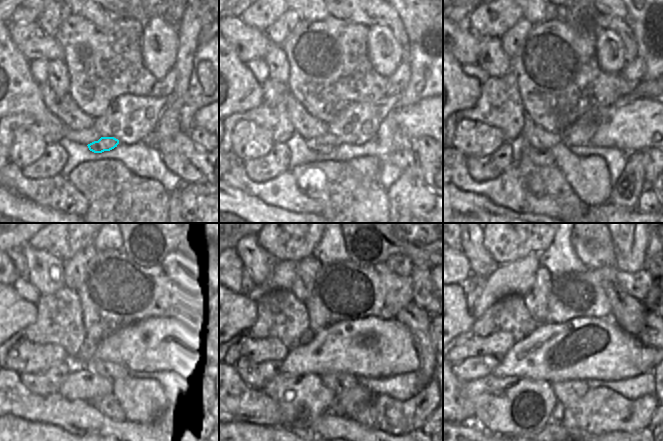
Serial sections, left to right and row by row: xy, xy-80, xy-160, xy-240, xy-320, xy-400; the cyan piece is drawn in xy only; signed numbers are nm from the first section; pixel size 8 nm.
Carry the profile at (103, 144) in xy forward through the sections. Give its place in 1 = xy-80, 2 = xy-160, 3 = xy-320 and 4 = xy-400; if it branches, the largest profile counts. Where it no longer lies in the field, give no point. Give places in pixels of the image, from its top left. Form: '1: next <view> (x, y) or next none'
1: next xy-80 (319, 150)
2: next xy-160 (540, 157)
3: next xy-320 (302, 398)
4: next xy-400 (513, 406)

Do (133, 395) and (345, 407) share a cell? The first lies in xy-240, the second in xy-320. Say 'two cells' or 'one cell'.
one cell

